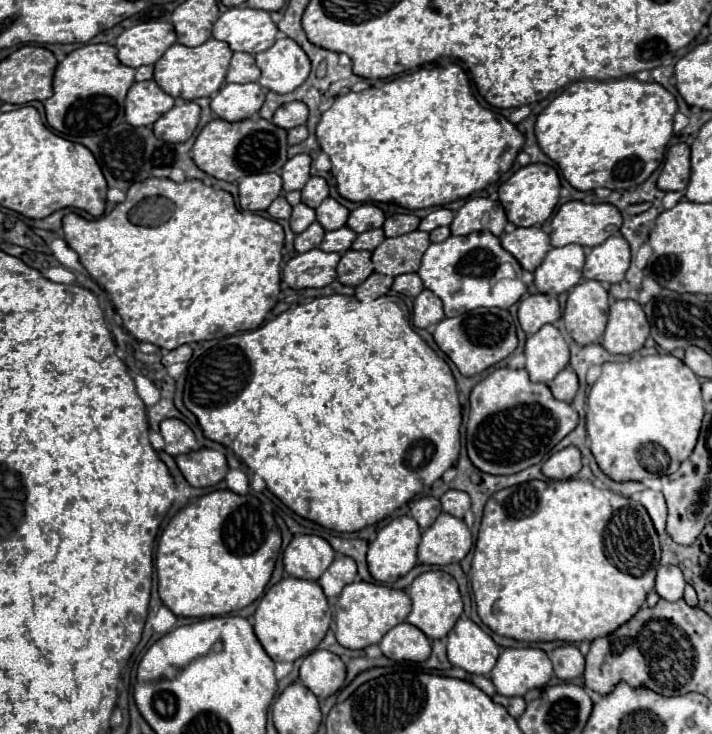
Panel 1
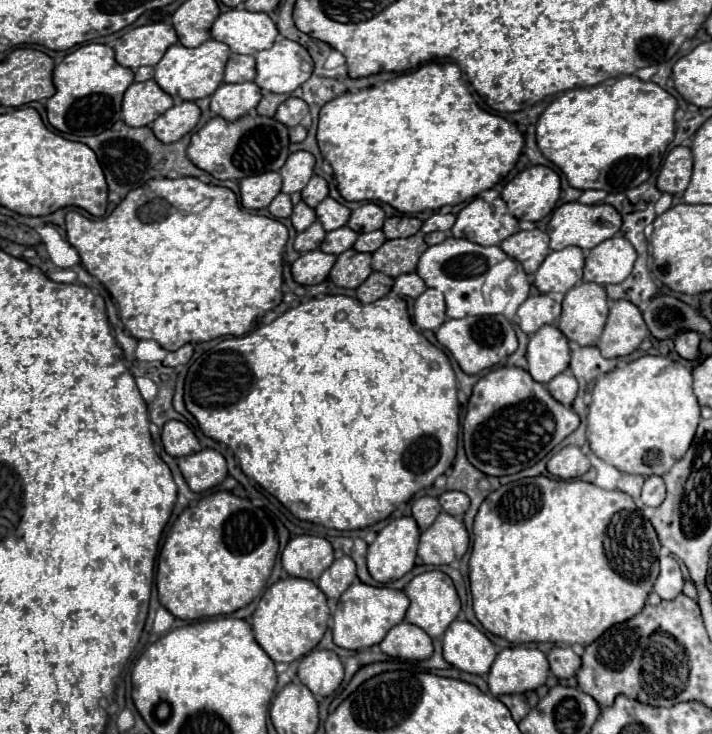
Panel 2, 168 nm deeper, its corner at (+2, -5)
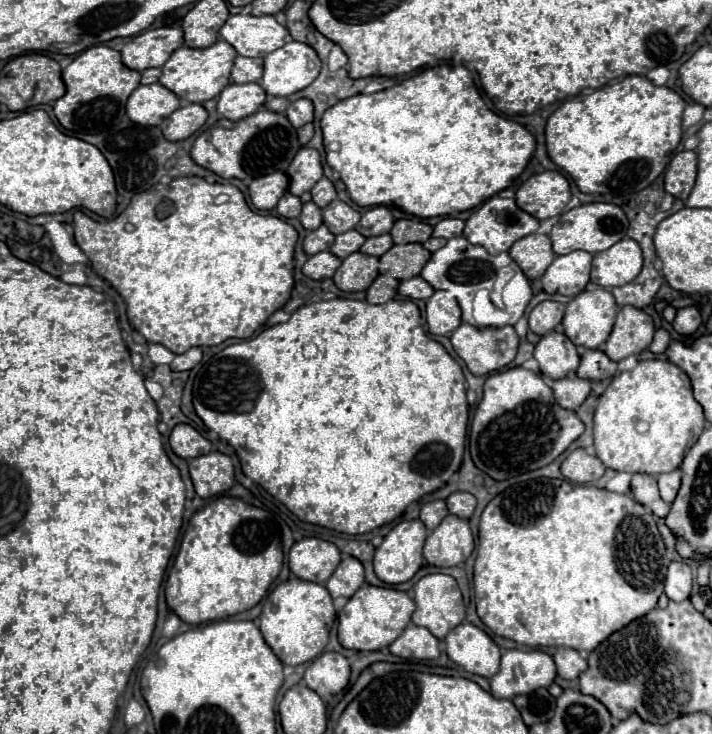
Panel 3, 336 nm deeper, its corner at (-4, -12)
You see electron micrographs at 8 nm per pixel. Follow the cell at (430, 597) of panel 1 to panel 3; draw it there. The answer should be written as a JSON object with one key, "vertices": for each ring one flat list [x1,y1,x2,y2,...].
{"vertices":[[429,574,423,576,415,586,413,586,413,600,417,604,413,612,413,624,429,628,433,636,443,640,447,632,451,632,455,626,459,626,465,620,465,604,463,596,459,592,459,586,453,576,447,574]]}

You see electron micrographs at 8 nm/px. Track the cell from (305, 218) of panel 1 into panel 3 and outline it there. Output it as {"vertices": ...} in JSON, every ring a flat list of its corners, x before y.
{"vertices":[[313,202,303,204,303,212,299,214,299,222,303,224,305,230,317,230,323,224,321,208,317,208]]}

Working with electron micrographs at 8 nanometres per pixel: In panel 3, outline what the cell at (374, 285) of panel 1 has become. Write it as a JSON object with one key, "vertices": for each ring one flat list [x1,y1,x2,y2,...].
{"vertices":[[381,274,367,290,367,302,369,304,383,304,389,302,391,298,397,296,397,286,399,282,391,278,389,274]]}

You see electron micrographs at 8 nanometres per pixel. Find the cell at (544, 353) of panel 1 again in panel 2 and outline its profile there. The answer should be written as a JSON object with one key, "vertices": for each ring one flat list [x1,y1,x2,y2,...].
{"vertices":[[553,325,541,327,527,345,529,373,535,381,547,383,569,367,569,341]]}

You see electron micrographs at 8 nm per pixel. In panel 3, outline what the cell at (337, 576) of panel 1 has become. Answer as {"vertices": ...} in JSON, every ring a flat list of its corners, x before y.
{"vertices":[[345,558,331,574,325,586,333,598,339,598,339,596,351,598,357,592,357,588,361,588,363,582,365,578,363,578,361,562,357,558]]}

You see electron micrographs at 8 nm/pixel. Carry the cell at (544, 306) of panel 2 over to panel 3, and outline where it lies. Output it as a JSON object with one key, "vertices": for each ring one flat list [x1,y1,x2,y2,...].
{"vertices":[[541,302,529,314,529,330,537,336,545,336,547,332,555,330,565,314,565,306,559,302]]}

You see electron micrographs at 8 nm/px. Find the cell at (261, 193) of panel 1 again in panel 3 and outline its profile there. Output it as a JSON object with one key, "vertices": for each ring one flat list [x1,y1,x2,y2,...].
{"vertices":[[273,172,261,178,255,178,249,184,249,198,257,210,273,210,279,198,287,192,289,178,283,172]]}

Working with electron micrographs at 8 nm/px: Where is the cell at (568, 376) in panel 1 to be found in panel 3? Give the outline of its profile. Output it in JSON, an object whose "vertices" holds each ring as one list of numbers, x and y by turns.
{"vertices":[[565,376,561,380,553,380,549,382,549,386,553,388,557,404,567,410,577,410,591,392,591,382,581,380,579,376]]}

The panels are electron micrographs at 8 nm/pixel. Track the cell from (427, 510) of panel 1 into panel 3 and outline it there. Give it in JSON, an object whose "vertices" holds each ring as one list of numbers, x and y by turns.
{"vertices":[[433,500,433,502,423,504,423,508,421,508,421,522,431,532,433,528,437,528,437,524,441,524,441,520,447,514,449,512,447,512,447,506,445,506,445,500]]}

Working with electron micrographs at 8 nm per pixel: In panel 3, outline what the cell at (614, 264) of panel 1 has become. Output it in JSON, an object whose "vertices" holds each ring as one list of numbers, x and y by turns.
{"vertices":[[623,238,609,250,593,256,591,282,601,288,625,286,633,282,643,268,643,254,635,240]]}

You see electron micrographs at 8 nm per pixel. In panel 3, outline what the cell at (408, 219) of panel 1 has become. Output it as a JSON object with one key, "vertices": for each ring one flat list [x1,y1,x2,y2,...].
{"vertices":[[405,218,397,220,391,228,391,236,395,244,409,244,409,242,425,242,431,236,433,228,421,220,415,218]]}

